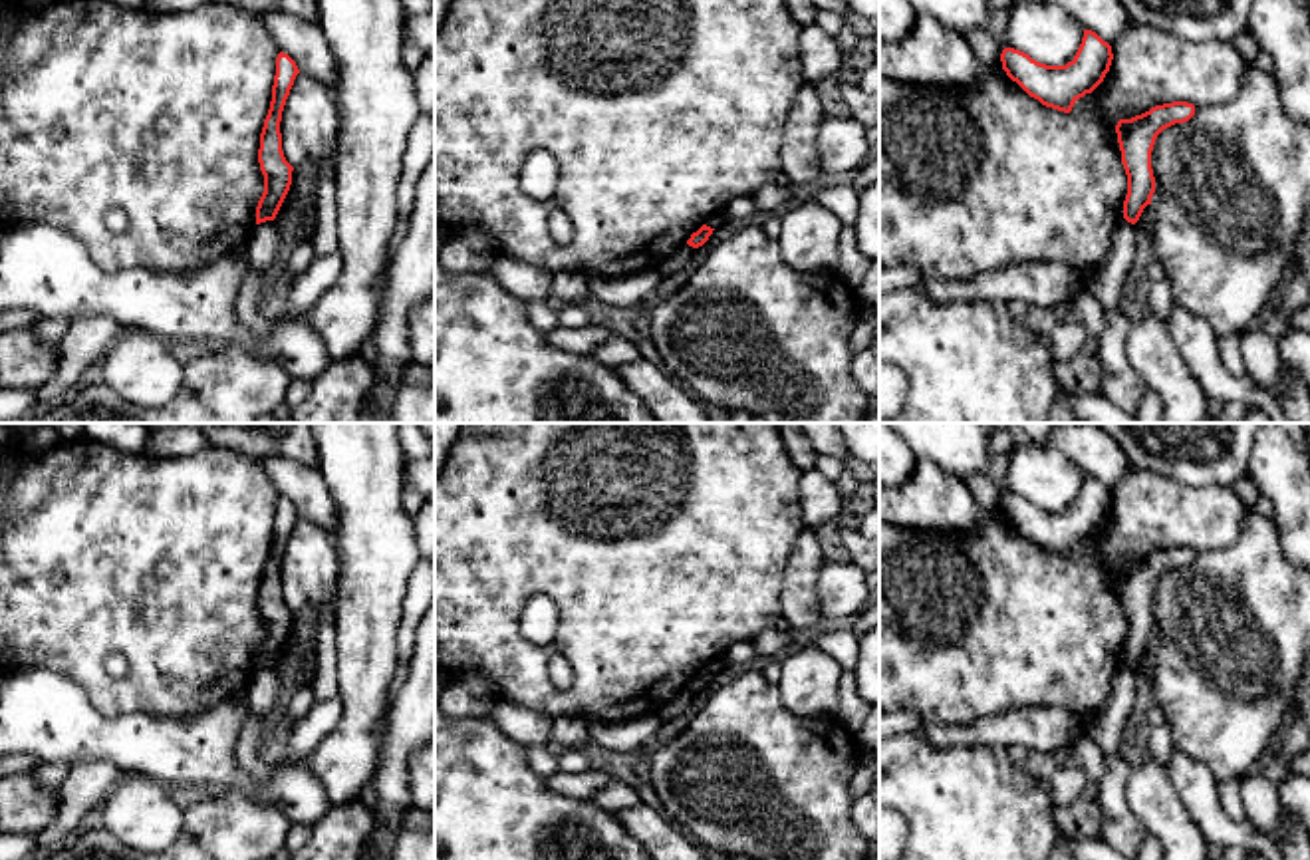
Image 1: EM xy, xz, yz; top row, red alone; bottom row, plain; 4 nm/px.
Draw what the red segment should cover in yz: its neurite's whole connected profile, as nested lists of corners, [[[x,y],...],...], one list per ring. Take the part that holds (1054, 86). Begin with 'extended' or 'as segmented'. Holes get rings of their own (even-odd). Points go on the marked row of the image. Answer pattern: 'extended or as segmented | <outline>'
as segmented | [[[1084,30],[1082,44],[1066,66],[1040,64],[1014,48],[1000,54],[1002,70],[1012,81],[1042,105],[1064,113],[1104,81],[1112,60],[1112,46],[1092,30]]]

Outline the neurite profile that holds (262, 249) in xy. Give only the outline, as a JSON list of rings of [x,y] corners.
[[[266,220],[254,226],[246,244],[246,272],[234,306],[236,322],[254,336],[264,336],[272,330],[272,320],[260,310],[266,284],[270,280],[270,266],[280,252],[280,234],[274,220]]]

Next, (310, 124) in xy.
[[[300,72],[282,111],[280,133],[284,157],[292,167],[331,159],[339,135],[331,89]]]

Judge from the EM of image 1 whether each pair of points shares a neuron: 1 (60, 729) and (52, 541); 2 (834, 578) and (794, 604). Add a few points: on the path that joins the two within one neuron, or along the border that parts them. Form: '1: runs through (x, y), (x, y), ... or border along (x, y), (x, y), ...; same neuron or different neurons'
1: border along (20, 666), (62, 672), (92, 706); different neurons
2: border along (824, 561), (816, 582), (818, 622), (814, 628); different neurons

